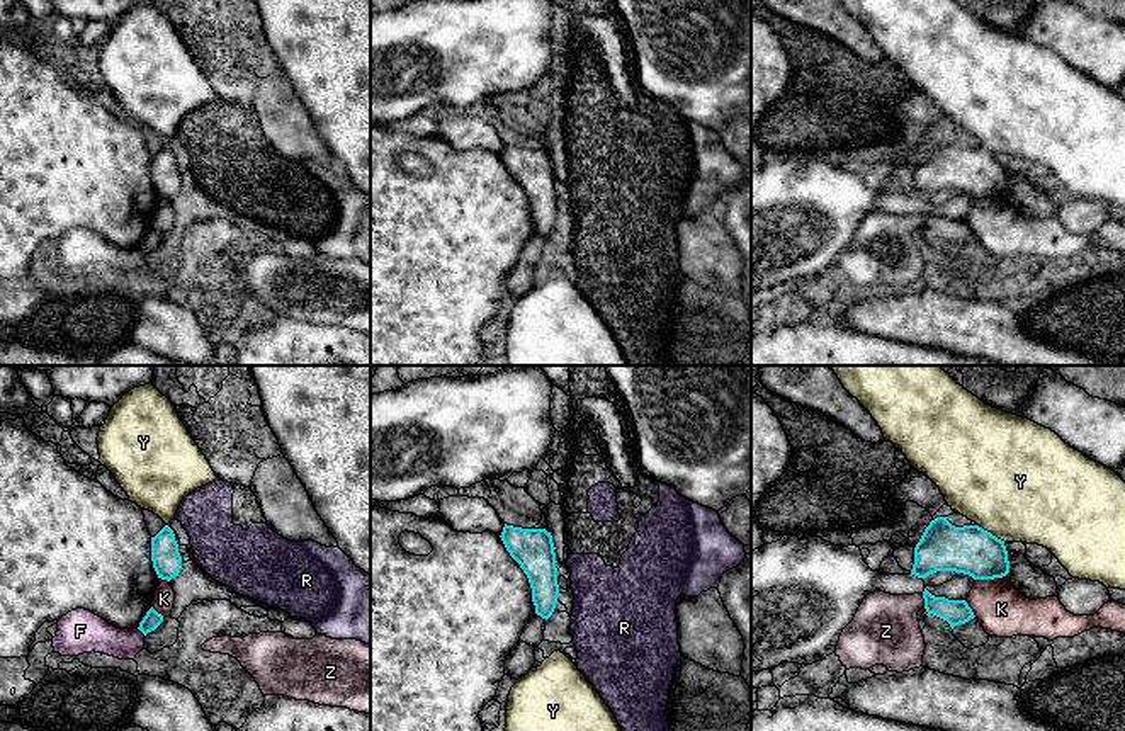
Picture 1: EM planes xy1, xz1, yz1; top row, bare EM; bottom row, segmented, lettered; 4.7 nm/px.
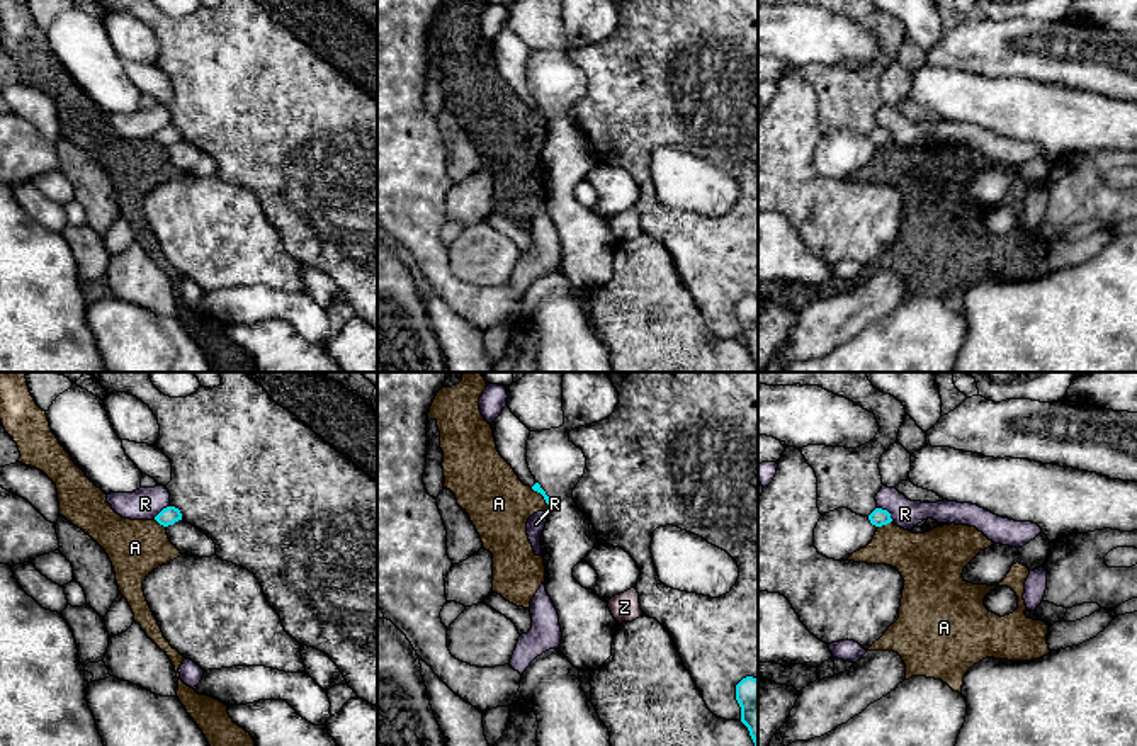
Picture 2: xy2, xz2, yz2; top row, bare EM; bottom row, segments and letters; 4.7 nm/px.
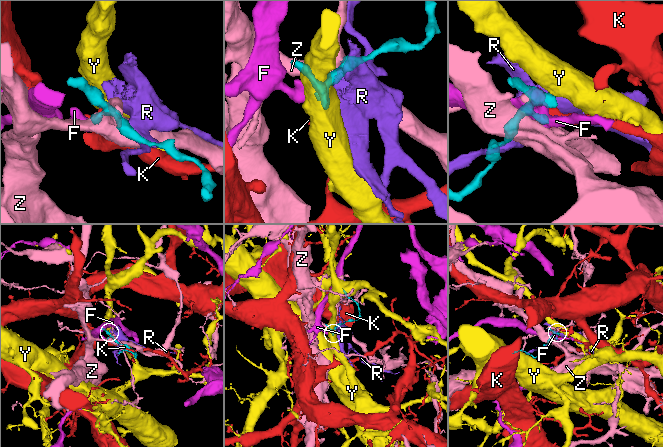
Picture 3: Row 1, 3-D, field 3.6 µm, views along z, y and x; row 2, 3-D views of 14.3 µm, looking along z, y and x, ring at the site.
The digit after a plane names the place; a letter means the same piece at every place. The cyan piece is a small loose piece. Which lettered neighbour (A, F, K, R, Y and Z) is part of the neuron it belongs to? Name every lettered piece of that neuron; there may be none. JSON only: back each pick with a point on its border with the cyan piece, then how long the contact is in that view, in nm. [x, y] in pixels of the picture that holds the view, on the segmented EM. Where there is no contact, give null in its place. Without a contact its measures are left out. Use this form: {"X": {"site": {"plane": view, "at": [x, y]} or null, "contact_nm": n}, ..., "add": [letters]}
{"Y": {"site": {"plane": "yz1", "at": [989, 532]}, "contact_nm": 160}, "add": ["Y"]}

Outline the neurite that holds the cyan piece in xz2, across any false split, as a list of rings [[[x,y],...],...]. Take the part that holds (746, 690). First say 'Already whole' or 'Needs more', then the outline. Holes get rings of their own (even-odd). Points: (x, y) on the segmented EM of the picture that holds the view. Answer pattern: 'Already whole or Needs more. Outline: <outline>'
Already whole. Outline: [[[753,676],[743,678],[736,685],[736,700],[741,707],[741,722],[748,727],[755,746],[758,746],[758,680]]]

